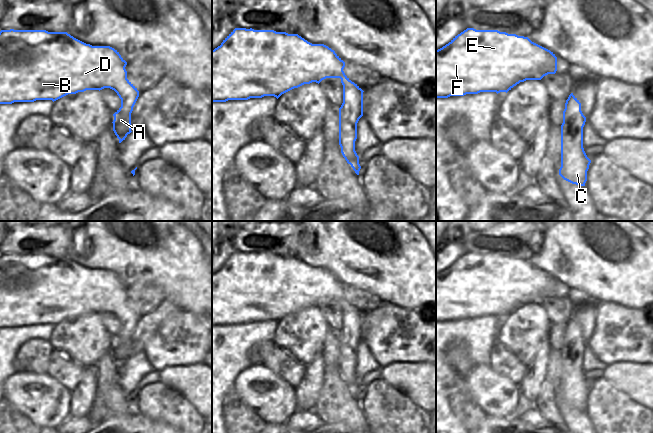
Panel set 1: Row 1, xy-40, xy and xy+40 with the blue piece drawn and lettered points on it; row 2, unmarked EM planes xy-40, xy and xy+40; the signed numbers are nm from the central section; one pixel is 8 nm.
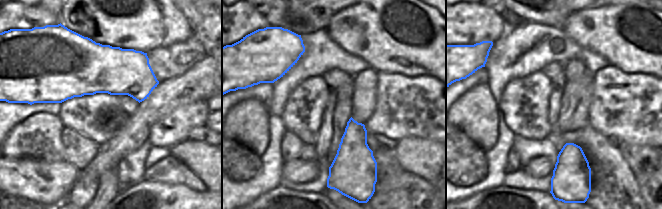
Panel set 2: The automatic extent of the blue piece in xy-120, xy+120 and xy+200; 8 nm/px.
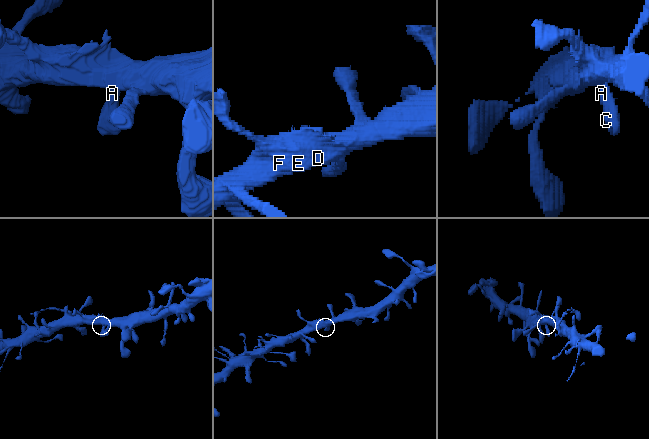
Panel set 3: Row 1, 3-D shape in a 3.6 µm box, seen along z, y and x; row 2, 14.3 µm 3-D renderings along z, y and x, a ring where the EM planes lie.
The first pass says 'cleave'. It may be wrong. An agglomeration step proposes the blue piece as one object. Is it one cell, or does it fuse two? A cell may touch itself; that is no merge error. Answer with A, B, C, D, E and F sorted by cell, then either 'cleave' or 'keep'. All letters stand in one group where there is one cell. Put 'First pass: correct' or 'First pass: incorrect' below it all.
A B C D E F | keep
First pass: incorrect

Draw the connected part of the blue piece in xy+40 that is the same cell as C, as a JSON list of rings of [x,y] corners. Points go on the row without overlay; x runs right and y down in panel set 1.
[[[571,317],[566,324],[563,335],[563,347],[561,349],[561,391],[559,399],[566,405],[578,410],[585,410],[587,395],[591,384],[587,381],[583,372],[583,351],[586,341],[581,335],[581,327]]]

